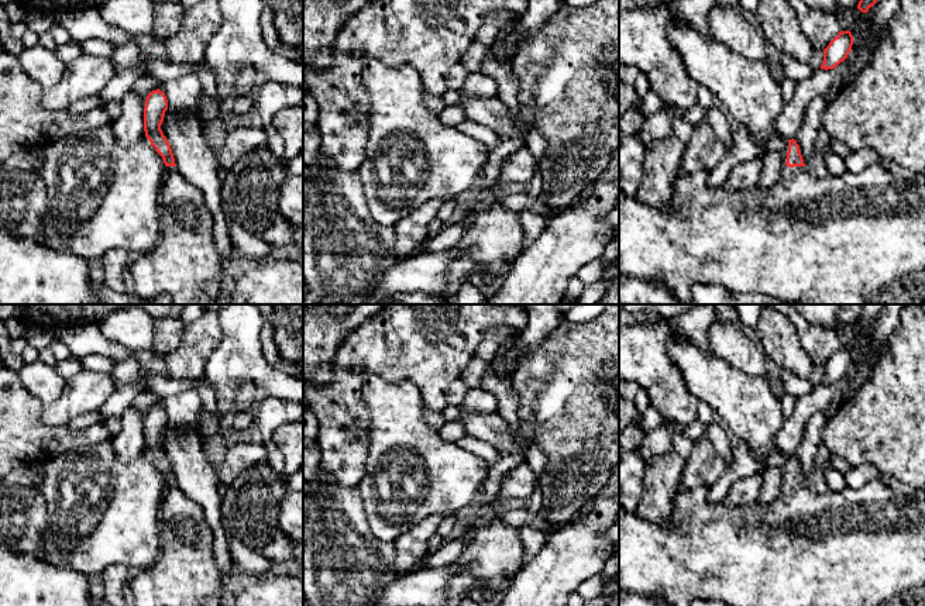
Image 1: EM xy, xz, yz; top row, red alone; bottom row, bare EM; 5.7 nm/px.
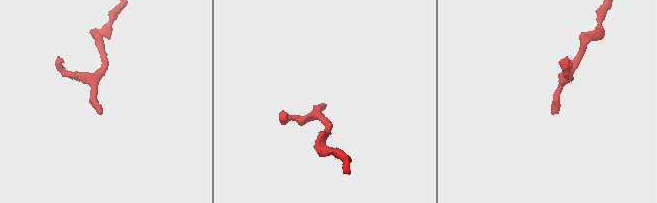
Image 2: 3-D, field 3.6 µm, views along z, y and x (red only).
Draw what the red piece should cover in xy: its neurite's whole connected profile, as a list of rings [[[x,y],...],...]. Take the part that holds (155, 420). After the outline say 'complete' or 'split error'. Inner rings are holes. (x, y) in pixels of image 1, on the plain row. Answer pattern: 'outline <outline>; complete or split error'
outline [[[159,404],[152,406],[145,416],[144,447],[162,472],[166,490],[158,517],[161,540],[158,555],[152,565],[135,571],[128,581],[135,596],[135,606],[224,606],[224,588],[213,552],[214,533],[200,505],[188,497],[176,483],[171,461],[161,445],[166,426],[165,409]]]; split error

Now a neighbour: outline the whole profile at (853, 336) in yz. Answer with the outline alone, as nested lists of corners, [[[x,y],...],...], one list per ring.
[[[876,320],[870,323],[867,328],[862,328],[857,321],[854,321],[838,330],[840,347],[850,347],[853,351],[852,362],[864,359],[864,350],[871,340],[874,326]]]

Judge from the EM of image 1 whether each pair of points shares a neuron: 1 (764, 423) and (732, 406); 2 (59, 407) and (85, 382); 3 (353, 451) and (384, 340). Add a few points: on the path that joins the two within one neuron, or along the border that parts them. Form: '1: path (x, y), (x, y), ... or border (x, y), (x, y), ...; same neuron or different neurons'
1: path (756, 416), (746, 406), (740, 406); same neuron
2: path (65, 402), (79, 388); same neuron
3: path (350, 423), (350, 376), (356, 368); same neuron

